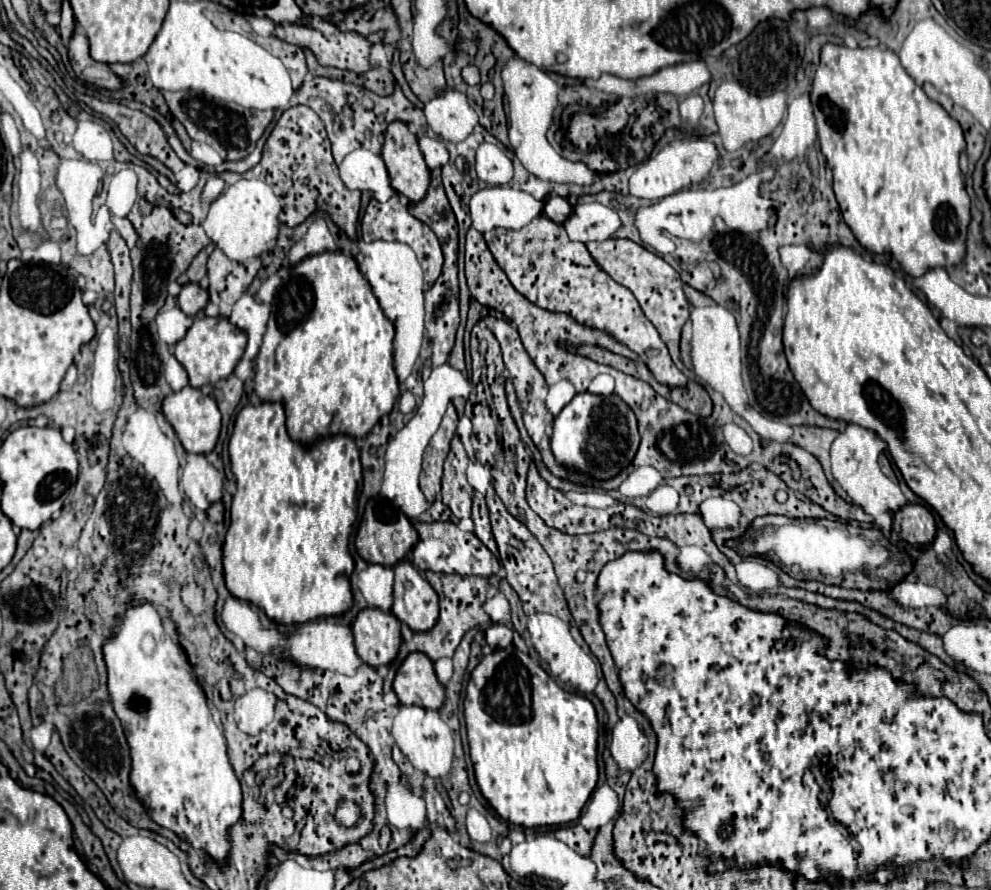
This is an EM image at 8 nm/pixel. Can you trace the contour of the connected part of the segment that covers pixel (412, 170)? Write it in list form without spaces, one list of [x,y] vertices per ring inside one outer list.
[[[392,122],[388,124],[384,138],[382,158],[390,174],[390,186],[412,204],[420,202],[430,184],[430,170],[424,164],[416,136],[406,124]]]

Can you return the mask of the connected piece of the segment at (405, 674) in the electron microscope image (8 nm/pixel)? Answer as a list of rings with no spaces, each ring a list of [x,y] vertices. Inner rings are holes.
[[[422,652],[410,654],[394,678],[394,692],[400,704],[422,704],[438,710],[444,704],[444,688],[434,674],[434,664]]]

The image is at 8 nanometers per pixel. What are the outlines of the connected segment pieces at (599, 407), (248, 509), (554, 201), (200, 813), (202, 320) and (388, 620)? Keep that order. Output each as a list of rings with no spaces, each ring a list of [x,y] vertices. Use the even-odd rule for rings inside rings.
[[[578,392],[554,418],[552,452],[556,460],[568,468],[588,472],[598,480],[614,478],[634,458],[640,444],[636,416],[630,406],[618,396],[596,396],[590,392]]]
[[[278,402],[246,406],[234,422],[228,452],[236,476],[236,494],[222,546],[222,566],[226,588],[234,598],[262,608],[276,624],[290,626],[320,616],[344,616],[352,606],[350,574],[354,560],[348,552],[348,538],[358,518],[356,494],[362,484],[362,466],[352,436],[330,436],[304,448],[290,440],[284,422],[284,408]]]
[[[550,196],[544,204],[544,214],[554,220],[556,224],[562,224],[570,214],[572,214],[572,206],[566,198],[562,196]]]
[[[152,604],[128,608],[116,634],[104,646],[104,660],[108,666],[108,692],[130,746],[130,784],[134,786],[136,798],[144,802],[154,822],[176,832],[194,848],[204,850],[222,864],[230,850],[228,828],[242,816],[242,790],[226,756],[222,728],[214,724],[200,686],[182,662],[180,648],[164,634],[160,614]],[[148,634],[152,634],[154,640],[148,640]]]
[[[198,316],[194,318],[194,324],[190,326],[188,334],[176,344],[174,356],[178,362],[186,368],[190,376],[190,386],[200,388],[204,384],[216,384],[222,378],[228,378],[232,370],[236,368],[238,360],[242,358],[242,352],[246,348],[246,332],[230,324],[226,318],[208,318]]]
[[[364,608],[352,624],[356,652],[372,668],[388,666],[400,650],[400,620],[380,608]]]

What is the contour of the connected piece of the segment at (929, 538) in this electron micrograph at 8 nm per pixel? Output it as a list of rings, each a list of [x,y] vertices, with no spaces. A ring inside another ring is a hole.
[[[908,504],[894,516],[894,532],[908,544],[932,544],[936,536],[934,516],[920,504]]]

